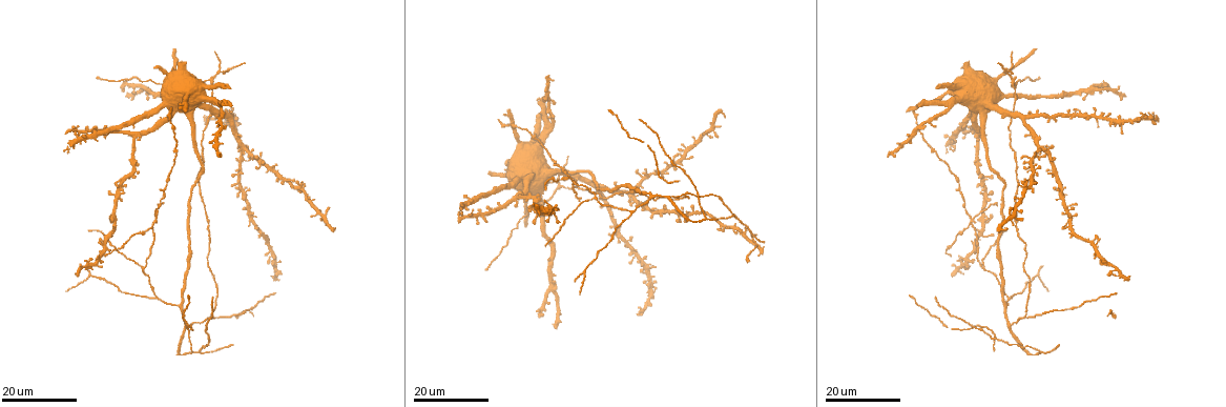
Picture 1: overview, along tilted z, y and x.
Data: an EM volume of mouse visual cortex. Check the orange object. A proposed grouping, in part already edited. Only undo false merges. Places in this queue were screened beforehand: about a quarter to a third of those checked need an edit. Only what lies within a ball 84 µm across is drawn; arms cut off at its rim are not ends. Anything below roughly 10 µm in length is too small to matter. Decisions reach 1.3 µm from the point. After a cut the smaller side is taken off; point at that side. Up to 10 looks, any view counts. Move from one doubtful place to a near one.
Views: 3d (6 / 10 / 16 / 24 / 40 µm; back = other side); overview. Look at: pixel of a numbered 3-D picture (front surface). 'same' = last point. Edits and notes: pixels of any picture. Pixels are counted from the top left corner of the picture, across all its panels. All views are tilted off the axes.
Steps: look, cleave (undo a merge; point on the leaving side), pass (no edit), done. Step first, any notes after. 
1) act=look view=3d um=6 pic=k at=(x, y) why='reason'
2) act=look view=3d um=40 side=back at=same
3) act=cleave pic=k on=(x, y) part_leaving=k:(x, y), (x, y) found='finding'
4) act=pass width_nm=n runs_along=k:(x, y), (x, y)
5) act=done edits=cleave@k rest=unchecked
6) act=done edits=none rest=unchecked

act=look view=3d um=16 pic=1 at=(686, 195) why='arms part here'

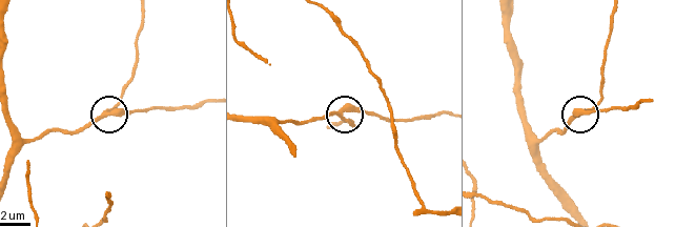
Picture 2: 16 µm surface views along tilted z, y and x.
act=look view=3d um=10 pic=2 at=(107, 112)

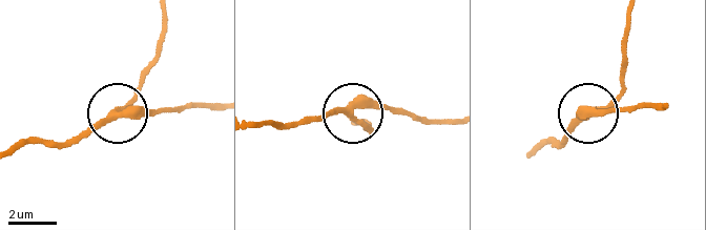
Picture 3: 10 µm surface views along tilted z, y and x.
act=pass width_nm=300 runs_along=3:(254, 124), (305, 124), (358, 106), (397, 106) found='continuous, no second cell'

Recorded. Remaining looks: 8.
act=look view=3d um=24 pic=1 at=(595, 197) why='three arms meet'

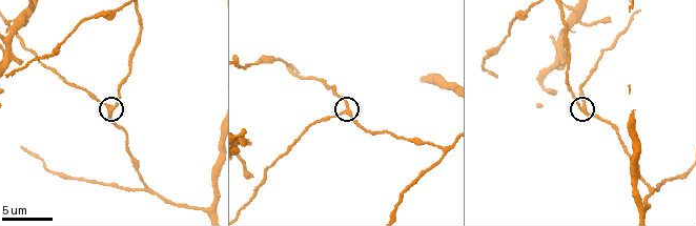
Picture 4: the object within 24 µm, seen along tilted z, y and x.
act=look view=3d um=6 pic=4 at=(345, 111) why='closer look'

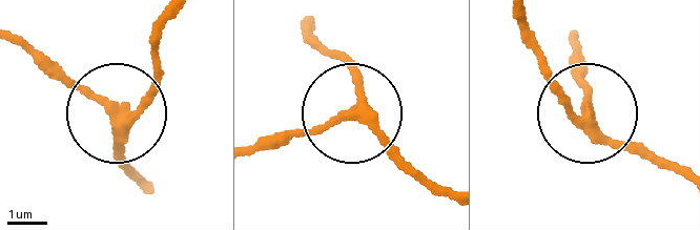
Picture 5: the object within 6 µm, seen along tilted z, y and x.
act=pass side_arm_um=21 runs_along=5:(140, 185), (119, 119), (25, 38) found='all the same cell'

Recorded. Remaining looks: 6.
act=look view=3d um=10 pic=4 at=(147, 189) why='branch point'

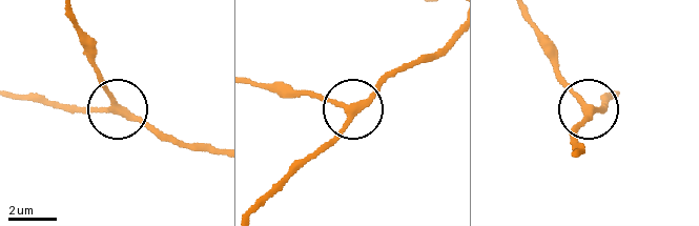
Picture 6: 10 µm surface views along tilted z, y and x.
act=pass arms=3 runs_along=6:(211, 152), (178, 146), (115, 106), (53, 106) found='one cell here'

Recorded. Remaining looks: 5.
act=look view=3d um=16 pic=1 at=(151, 225) why='three arms meet'

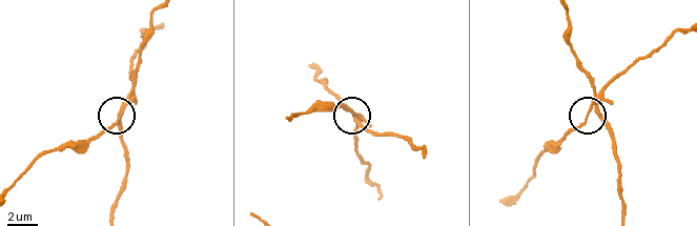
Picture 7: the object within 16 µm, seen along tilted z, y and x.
act=look view=3d um=6 pic=7 at=(590, 112)

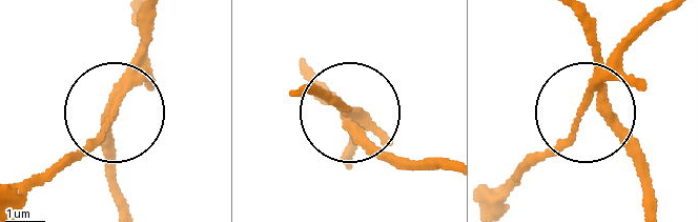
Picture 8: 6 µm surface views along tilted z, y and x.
act=cleave pic=8 on=(636, 39) side_arm_um=19 arms=3 found='two cells meet here'

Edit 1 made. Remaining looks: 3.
act=look view=3d um=16 pic=1 at=(556, 186) why='arms run side by side'

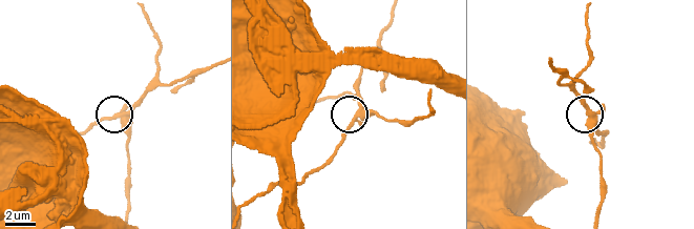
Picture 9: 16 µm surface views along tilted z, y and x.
act=look view=3d um=10 pic=9 at=(355, 115) why='zoom in'

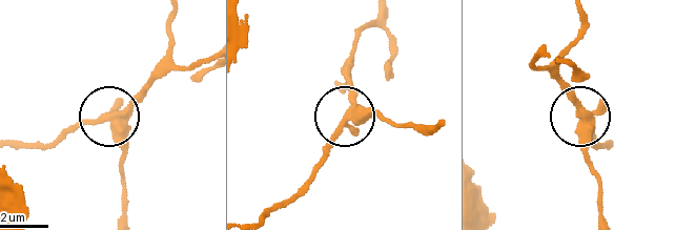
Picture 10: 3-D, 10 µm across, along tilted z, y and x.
act=cleave pic=10 on=(86, 120) part_leaving=10:(116, 116), (77, 123), (44, 143), (11, 145) found='a second cell is stuck on'

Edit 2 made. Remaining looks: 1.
act=done edits=cleave@8,cleave@10 rest=unchecked

